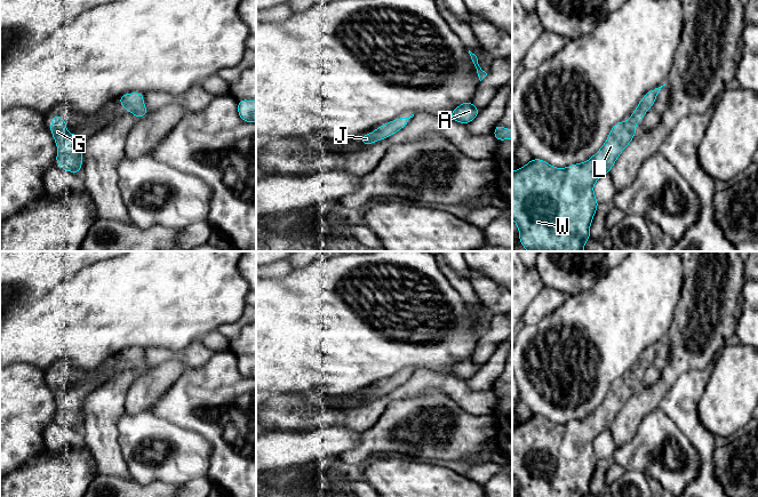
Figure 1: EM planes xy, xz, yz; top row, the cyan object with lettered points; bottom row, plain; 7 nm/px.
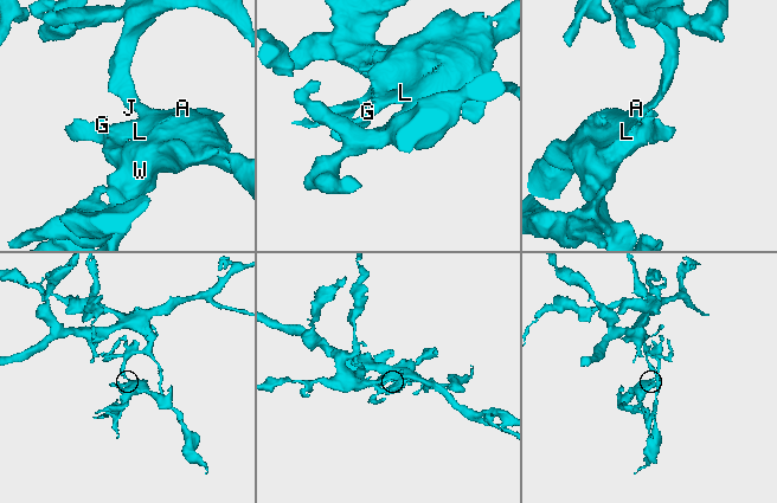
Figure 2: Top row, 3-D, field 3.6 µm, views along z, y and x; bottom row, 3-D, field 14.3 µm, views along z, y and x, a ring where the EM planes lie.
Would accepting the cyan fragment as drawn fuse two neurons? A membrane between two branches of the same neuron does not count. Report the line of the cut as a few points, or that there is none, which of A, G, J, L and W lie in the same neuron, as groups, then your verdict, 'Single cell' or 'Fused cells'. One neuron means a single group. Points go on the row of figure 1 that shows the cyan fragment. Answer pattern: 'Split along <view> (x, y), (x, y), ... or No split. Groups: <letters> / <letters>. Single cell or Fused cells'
No split. Groups: A G J L W. Single cell

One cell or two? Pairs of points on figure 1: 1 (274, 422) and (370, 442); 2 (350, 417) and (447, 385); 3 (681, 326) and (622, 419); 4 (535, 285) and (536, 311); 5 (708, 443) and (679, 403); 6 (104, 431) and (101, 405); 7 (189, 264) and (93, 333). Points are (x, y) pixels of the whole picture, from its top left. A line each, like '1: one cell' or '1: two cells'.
1: two cells
2: one cell
3: one cell
4: two cells
5: one cell
6: one cell
7: one cell

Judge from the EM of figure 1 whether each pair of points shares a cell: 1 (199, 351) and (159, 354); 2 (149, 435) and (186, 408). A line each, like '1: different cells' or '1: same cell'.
1: same cell
2: different cells

